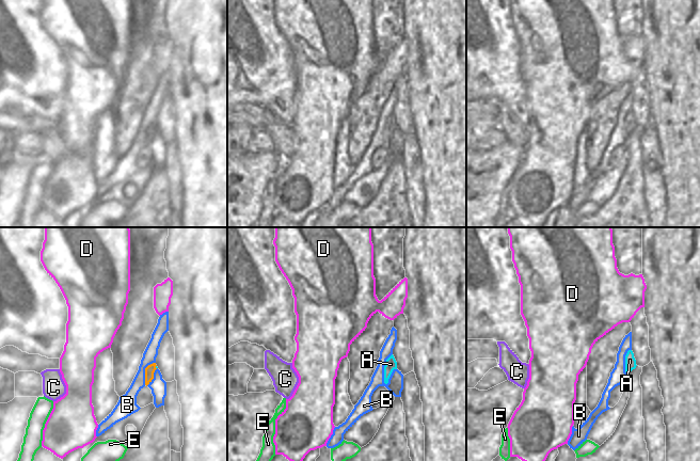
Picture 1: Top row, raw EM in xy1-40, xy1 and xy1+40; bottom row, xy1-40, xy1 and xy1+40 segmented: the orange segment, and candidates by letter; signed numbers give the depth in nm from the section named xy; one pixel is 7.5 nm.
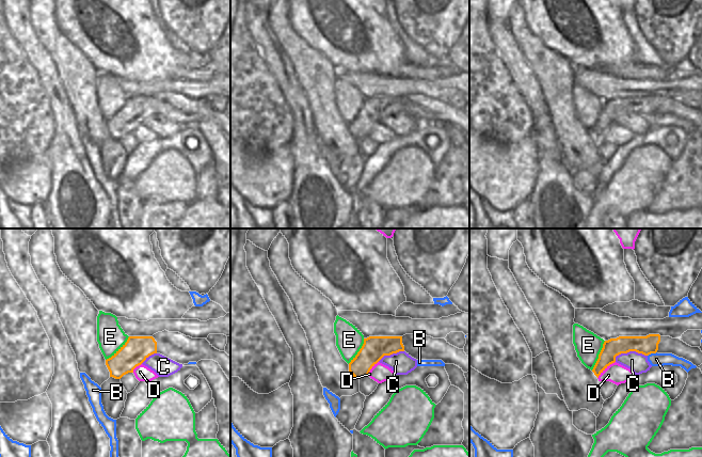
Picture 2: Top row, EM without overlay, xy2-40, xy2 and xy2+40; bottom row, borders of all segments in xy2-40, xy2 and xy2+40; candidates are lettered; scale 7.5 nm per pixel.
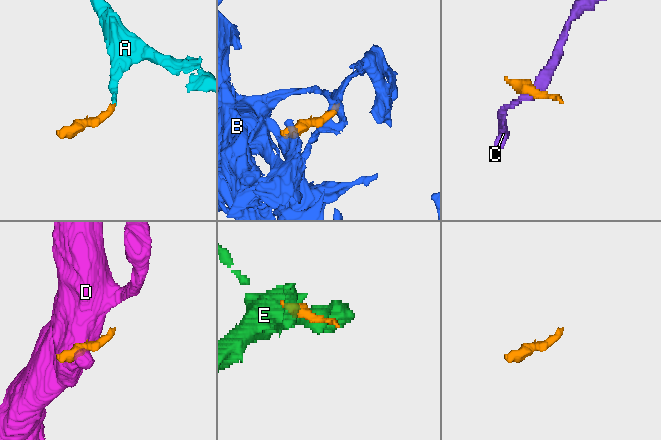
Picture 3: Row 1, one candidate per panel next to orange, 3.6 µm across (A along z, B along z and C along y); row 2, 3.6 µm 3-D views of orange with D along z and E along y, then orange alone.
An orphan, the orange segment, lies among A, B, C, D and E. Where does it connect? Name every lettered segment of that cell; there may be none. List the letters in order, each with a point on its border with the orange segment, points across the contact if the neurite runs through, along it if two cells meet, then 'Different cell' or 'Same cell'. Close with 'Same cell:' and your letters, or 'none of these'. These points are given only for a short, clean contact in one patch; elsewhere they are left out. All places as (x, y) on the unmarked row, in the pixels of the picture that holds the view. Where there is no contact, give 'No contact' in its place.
A: Touches orange at xy1-40 (155, 128). Path across: xy1-40 (149, 131), (155, 128), (156, 127). Same cell
B: Touches orange at xy1-40 (145, 133). Different cell
C: Touches orange at xy2+40 (628, 112). Boundary: xy2+40 (647, 116), (640, 113), (627, 112), (619, 114), (615, 122). Different cell
D: Touches orange at xy2+40 (604, 130). Boundary: xy2+40 (615, 122), (597, 139). Different cell
E: Touches orange at xy2-40 (118, 110). Boundary: xy2-40 (129, 97), (106, 121). Different cell
Same cell: A

